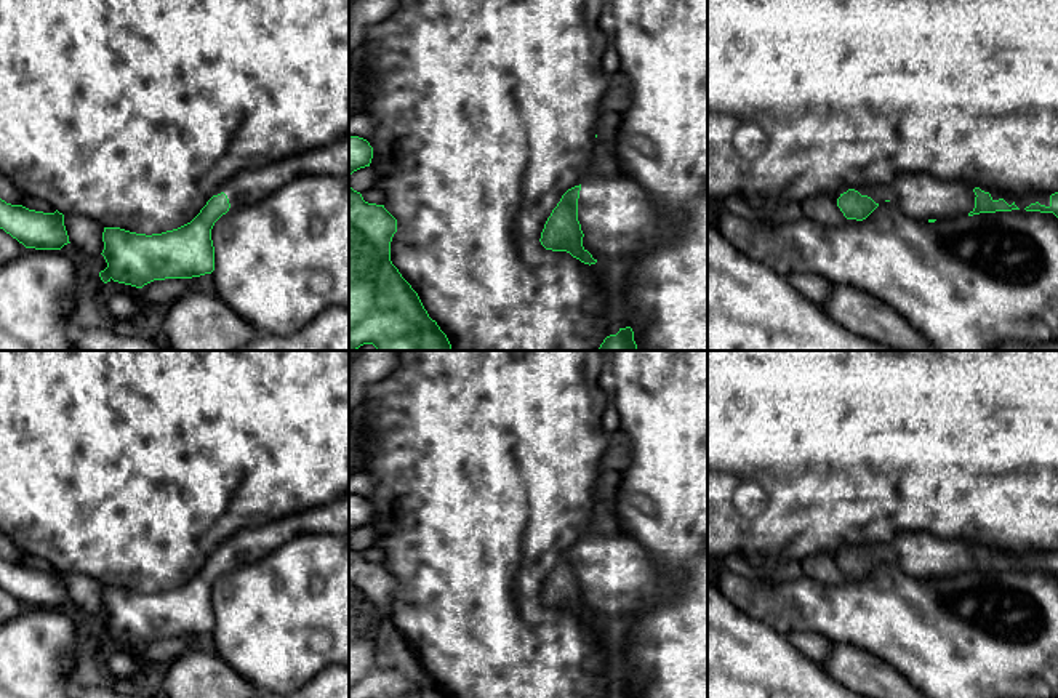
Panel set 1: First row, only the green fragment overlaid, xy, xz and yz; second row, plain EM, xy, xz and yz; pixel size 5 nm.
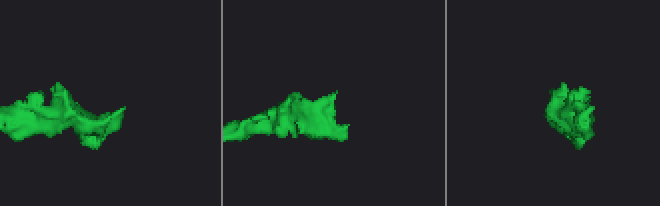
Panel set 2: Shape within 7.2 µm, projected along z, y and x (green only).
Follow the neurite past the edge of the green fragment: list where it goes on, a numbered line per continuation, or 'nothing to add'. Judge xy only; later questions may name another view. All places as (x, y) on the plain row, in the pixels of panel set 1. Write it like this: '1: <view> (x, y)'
1: xy (248, 545)

